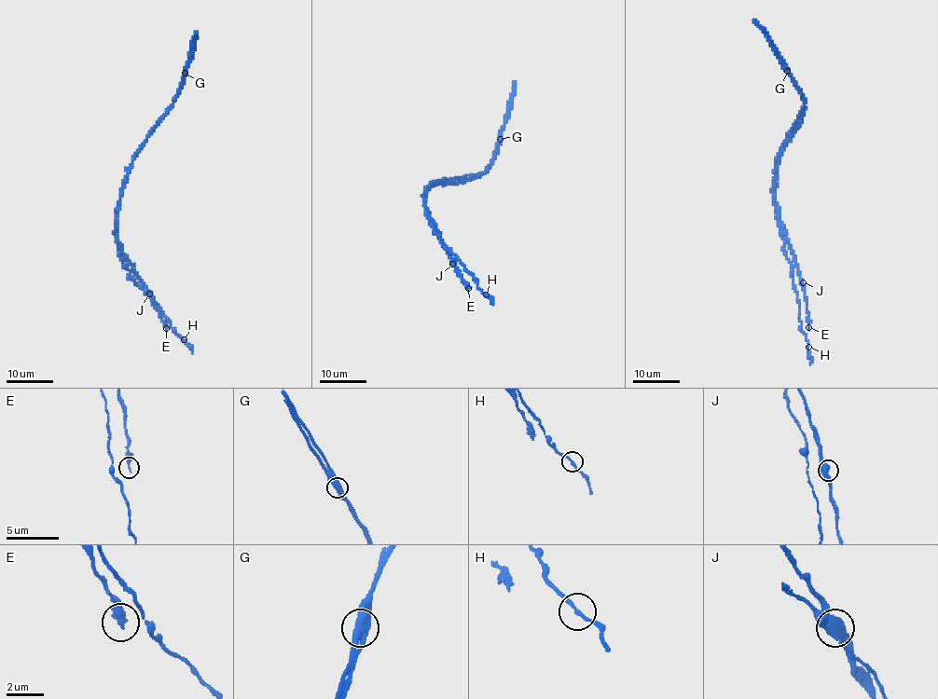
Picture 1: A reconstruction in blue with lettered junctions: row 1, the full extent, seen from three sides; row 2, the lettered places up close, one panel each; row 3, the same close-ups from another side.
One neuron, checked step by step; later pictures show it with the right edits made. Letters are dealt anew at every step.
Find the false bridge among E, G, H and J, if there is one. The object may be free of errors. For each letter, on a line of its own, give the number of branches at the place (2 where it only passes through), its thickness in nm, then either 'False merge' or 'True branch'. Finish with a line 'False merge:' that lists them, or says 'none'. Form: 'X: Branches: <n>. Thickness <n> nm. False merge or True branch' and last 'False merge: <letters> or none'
E: Branches: 1. Thickness 320 nm. True branch
G: Branches: 2. Thickness 480 nm. False merge
H: Branches: 2. Thickness 170 nm. True branch
J: Branches: 2. Thickness 500 nm. True branch
False merge: G

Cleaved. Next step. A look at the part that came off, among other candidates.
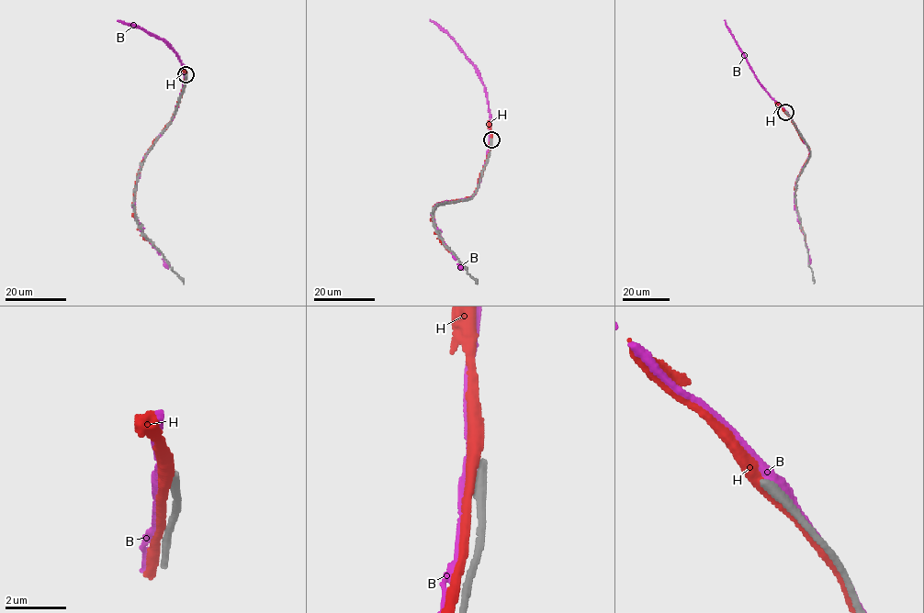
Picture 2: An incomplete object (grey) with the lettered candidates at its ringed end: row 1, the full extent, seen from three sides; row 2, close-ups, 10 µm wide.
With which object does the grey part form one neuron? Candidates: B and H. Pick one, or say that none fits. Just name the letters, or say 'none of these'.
none of these

